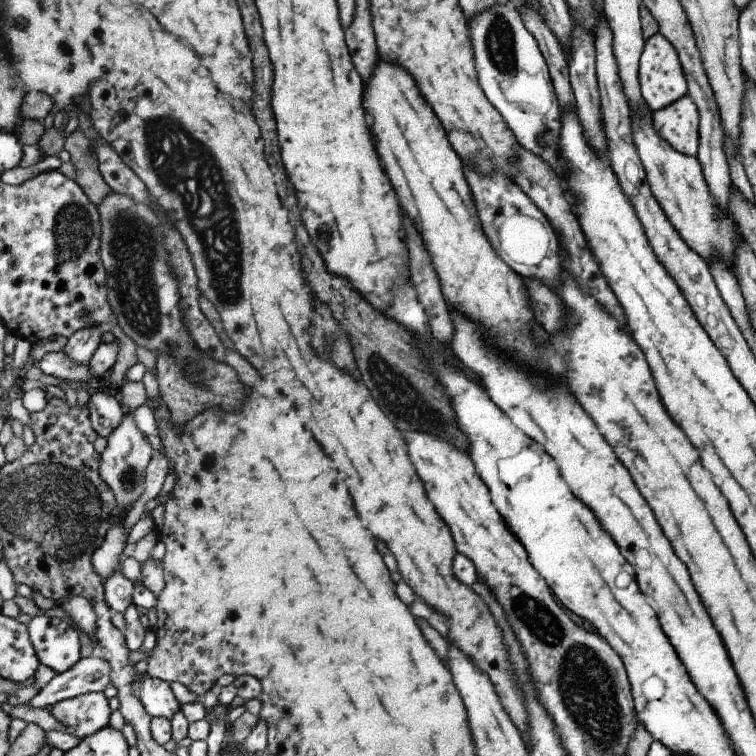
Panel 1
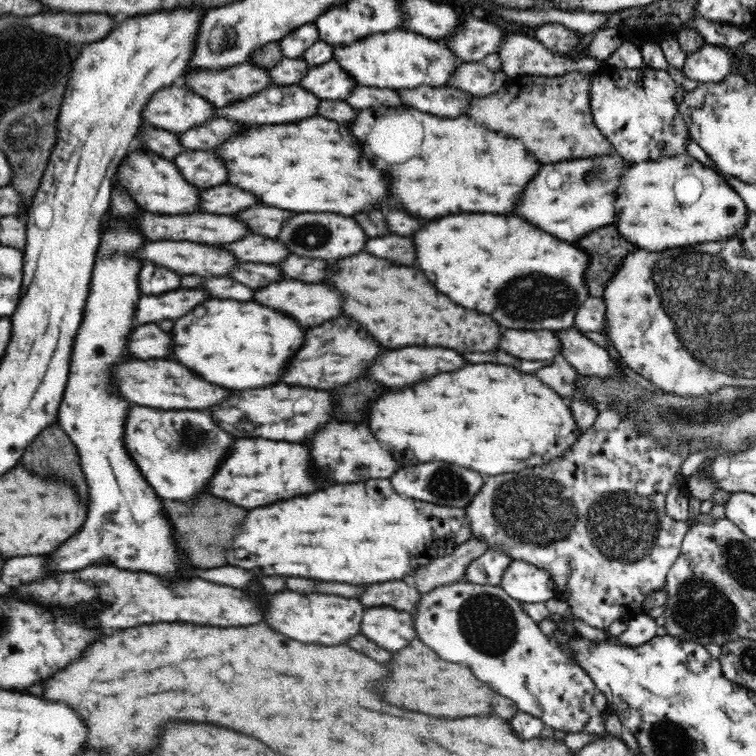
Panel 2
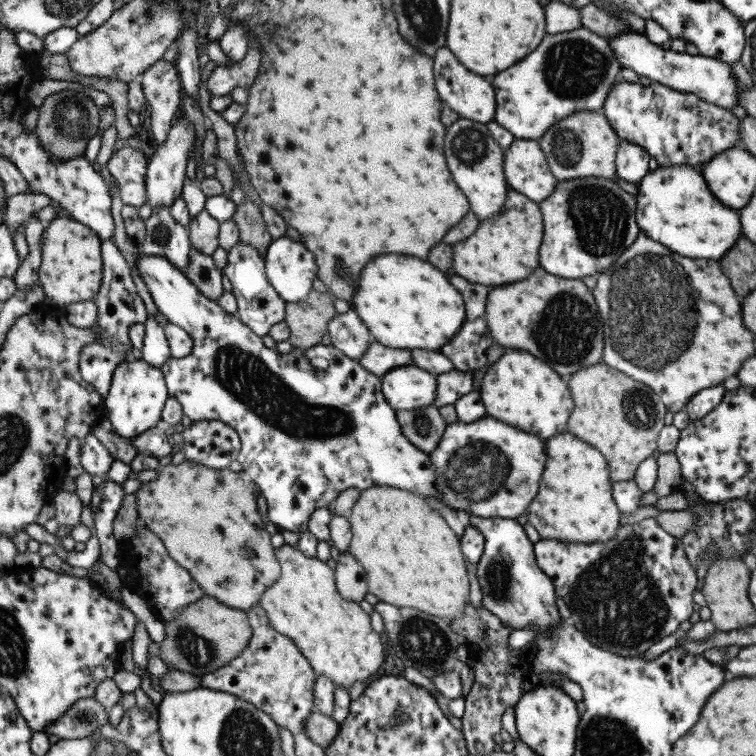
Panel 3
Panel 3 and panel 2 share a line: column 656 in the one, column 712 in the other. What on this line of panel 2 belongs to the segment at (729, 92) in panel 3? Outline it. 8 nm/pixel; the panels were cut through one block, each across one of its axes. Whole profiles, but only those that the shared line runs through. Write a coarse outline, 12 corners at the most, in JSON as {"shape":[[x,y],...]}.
{"shape":[[704,42],[682,72],[698,84],[732,74],[732,52]]}

